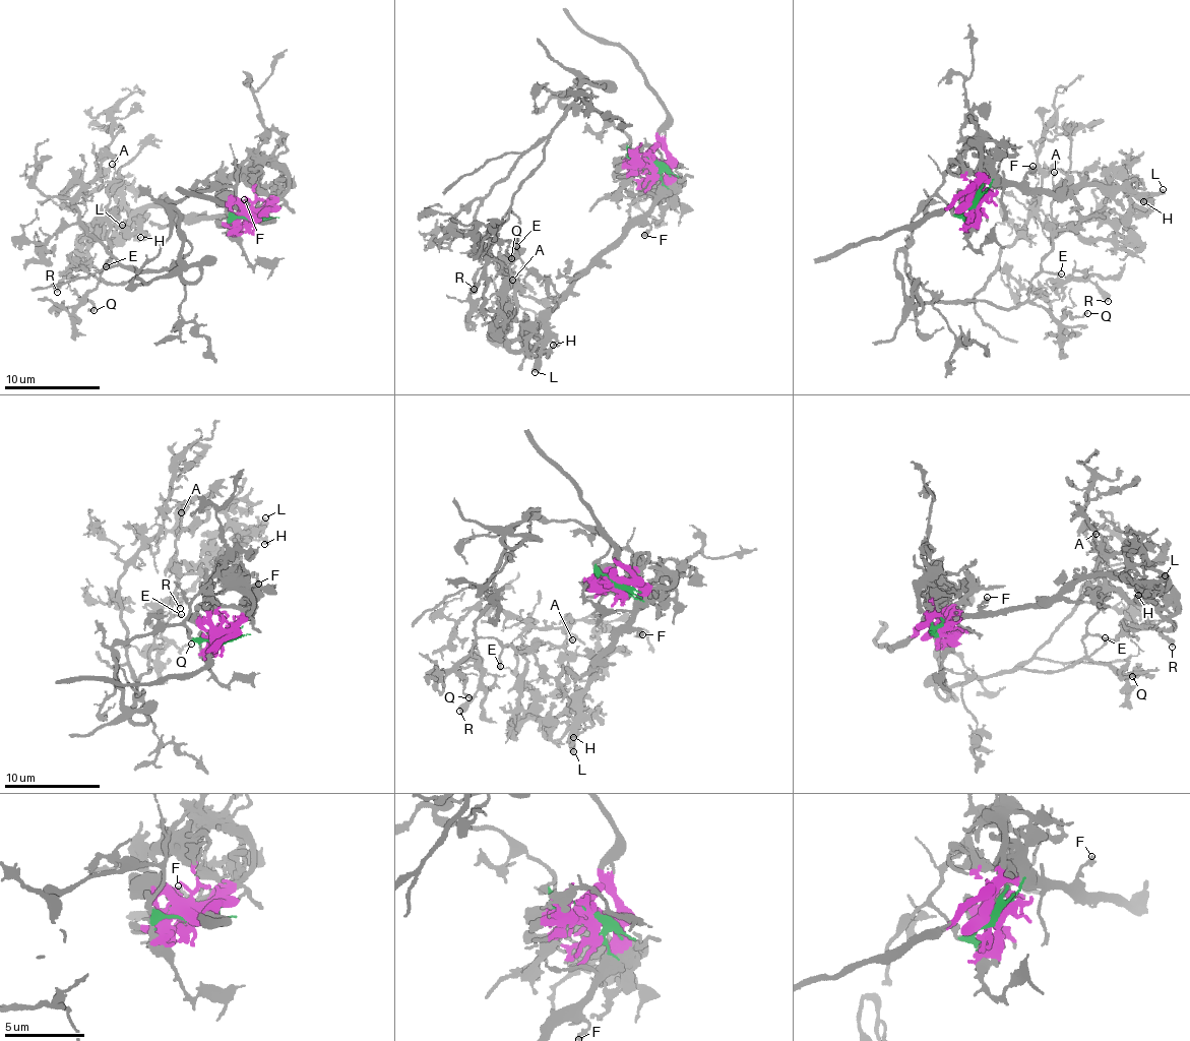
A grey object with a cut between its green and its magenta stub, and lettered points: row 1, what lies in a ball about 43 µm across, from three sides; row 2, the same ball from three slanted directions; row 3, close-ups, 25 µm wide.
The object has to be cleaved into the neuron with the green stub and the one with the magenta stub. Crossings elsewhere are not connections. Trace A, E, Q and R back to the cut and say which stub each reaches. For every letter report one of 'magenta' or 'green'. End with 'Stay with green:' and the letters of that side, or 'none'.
A: green
E: green
Q: green
R: green
Stay with green: A, E, Q, R

